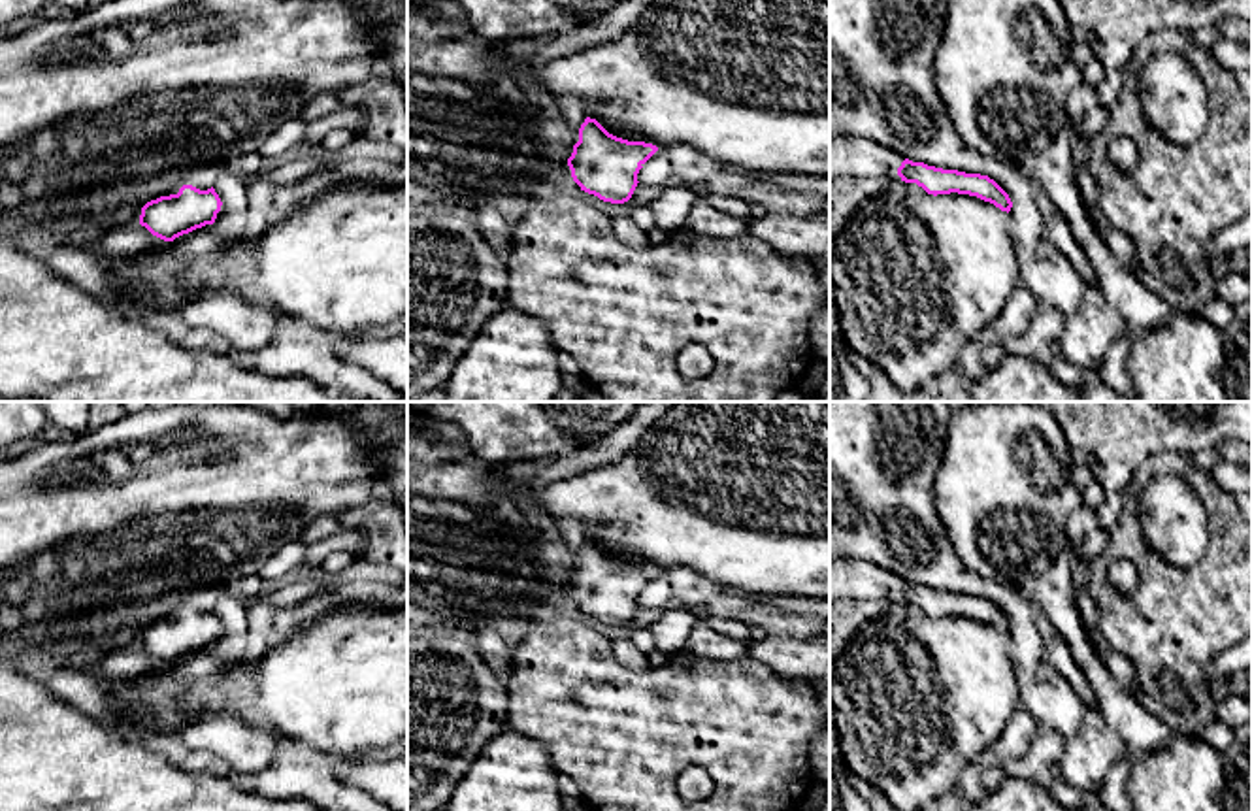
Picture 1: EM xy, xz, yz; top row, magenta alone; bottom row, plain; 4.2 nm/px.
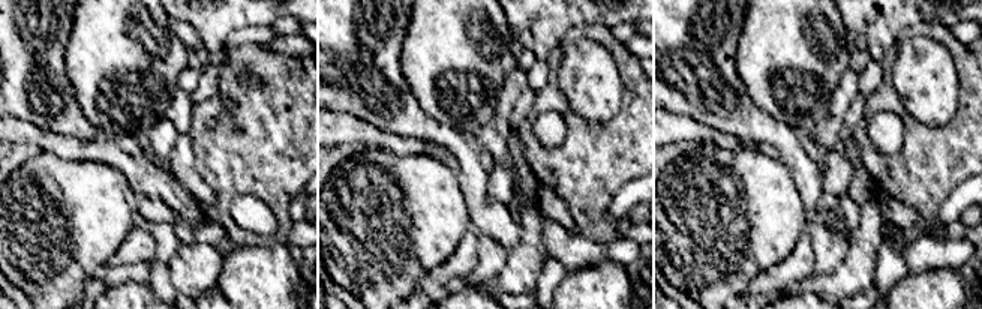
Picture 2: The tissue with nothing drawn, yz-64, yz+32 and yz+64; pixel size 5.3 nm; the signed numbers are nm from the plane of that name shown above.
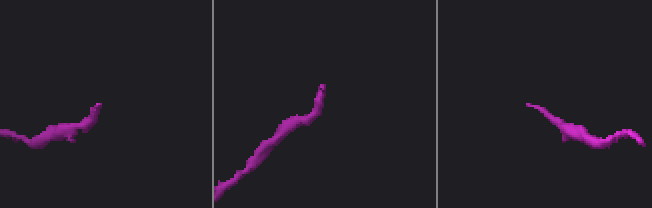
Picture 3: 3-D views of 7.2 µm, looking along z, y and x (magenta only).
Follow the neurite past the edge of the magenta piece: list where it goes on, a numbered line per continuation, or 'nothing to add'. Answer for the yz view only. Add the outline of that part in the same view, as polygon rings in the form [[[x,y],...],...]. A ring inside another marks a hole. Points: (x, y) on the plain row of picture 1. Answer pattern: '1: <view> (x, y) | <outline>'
1: yz (849, 579) | [[[835,558],[830,560],[830,602],[837,600],[888,600],[898,596],[898,575],[877,564]]]

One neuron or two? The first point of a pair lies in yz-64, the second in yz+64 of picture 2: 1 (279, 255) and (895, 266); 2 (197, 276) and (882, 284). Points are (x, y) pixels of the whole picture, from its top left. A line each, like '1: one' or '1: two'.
1: two
2: two

